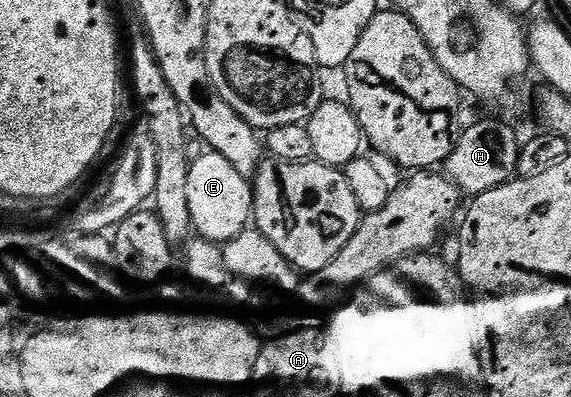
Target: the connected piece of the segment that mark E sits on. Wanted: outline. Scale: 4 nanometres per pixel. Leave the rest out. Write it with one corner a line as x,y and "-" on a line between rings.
203,152
194,159
189,172
189,216
191,229
198,237
211,242
233,240
242,230
248,229
255,209
255,192
252,183
225,156

